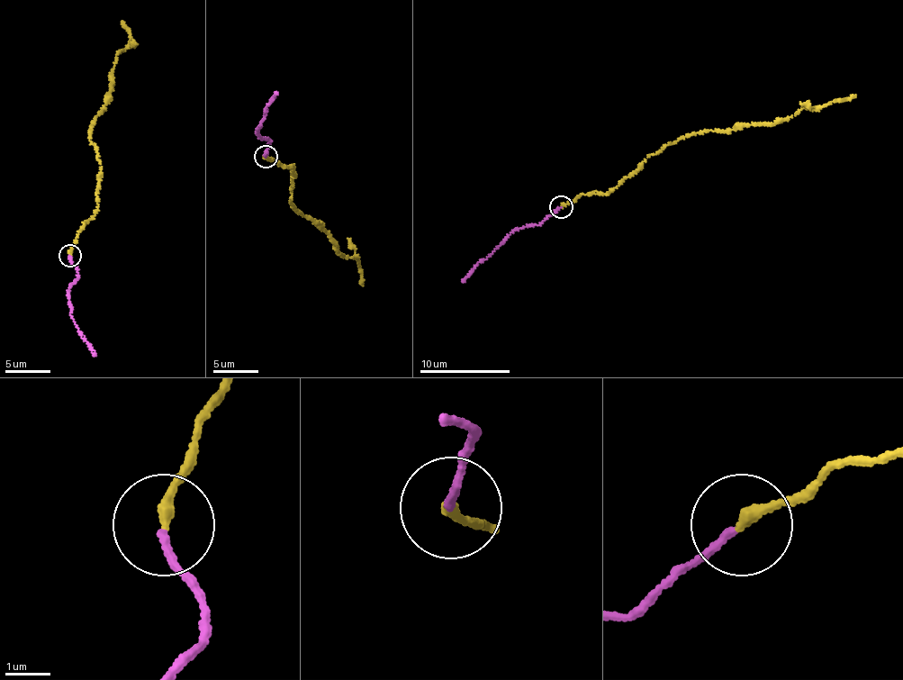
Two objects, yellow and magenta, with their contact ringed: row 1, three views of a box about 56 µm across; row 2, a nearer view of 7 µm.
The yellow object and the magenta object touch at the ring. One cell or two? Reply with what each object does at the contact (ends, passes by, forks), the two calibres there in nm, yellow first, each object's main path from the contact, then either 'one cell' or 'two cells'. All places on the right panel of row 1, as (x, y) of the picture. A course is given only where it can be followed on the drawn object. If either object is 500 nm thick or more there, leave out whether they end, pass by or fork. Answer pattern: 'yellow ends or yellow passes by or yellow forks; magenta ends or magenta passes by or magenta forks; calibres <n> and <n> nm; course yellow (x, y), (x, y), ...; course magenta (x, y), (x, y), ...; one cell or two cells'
yellow ends; magenta ends; calibres 240 and 150 nm; course yellow (561, 207), (583, 194), (605, 194), (647, 157), (682, 138), (780, 122), (804, 108), (855, 95); course magenta (561, 207), (543, 221), (515, 231), (474, 266), (463, 282); one cell

